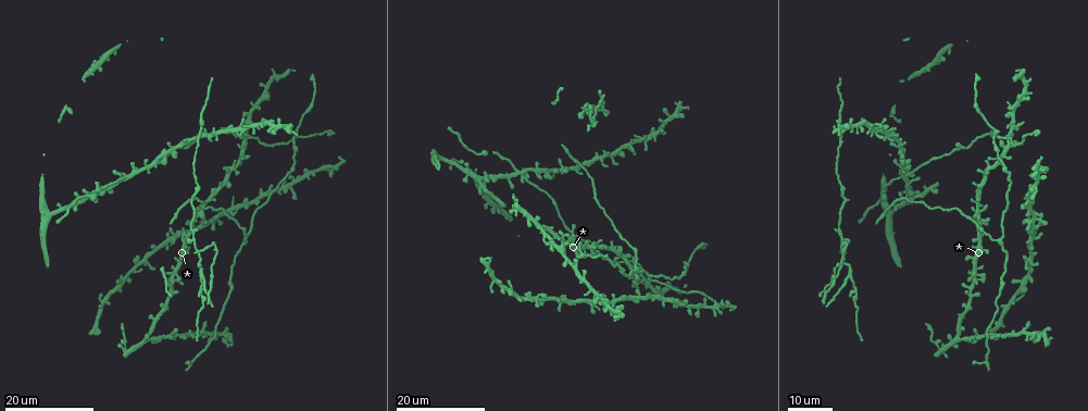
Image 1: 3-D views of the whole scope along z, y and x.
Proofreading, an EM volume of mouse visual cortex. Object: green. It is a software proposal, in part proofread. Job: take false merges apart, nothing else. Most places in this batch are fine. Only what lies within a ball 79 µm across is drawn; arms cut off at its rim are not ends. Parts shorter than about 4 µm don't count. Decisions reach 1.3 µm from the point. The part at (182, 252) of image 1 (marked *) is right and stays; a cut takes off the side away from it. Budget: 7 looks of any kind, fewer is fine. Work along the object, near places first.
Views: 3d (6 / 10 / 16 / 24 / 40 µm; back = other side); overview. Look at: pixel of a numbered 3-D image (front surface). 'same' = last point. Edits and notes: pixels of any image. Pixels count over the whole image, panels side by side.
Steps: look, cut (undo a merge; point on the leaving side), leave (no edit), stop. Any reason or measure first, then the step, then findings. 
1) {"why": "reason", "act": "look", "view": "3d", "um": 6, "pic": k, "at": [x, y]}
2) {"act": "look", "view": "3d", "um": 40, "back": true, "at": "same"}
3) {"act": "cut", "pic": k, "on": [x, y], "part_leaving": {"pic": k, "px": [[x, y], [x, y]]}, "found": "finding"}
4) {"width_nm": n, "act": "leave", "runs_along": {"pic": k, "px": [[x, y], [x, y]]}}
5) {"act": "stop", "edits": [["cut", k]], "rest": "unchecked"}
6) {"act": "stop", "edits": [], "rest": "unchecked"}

{"why": "three arms meet", "act": "look", "view": "3d", "um": 24, "pic": 1, "at": [634, 266]}

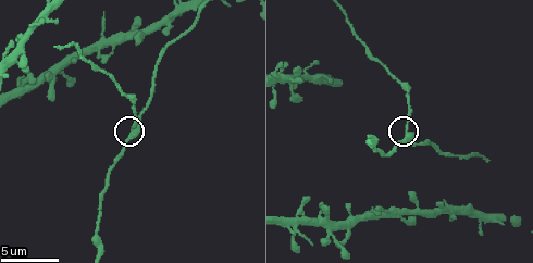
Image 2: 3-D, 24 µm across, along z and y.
{"act": "look", "view": "3d", "um": 10, "pic": 2, "at": [406, 131]}

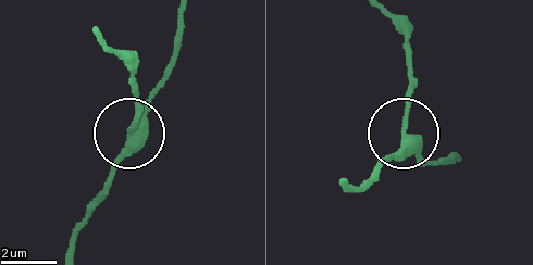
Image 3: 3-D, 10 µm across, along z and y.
{"why": "from behind", "act": "look", "view": "3d", "um": 10, "back": true, "at": "same"}

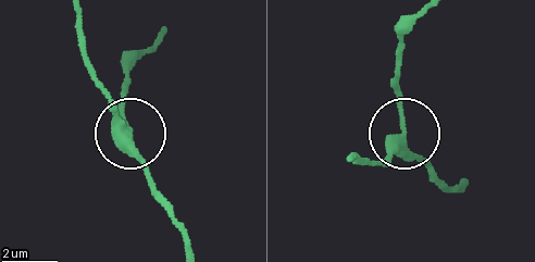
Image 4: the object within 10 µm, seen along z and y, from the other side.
{"width_nm": 300, "act": "leave", "found": "continuous, no second neuron"}

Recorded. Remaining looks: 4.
{"why": "arms part here", "act": "look", "view": "3d", "um": 16, "pic": 1, "at": [589, 110]}

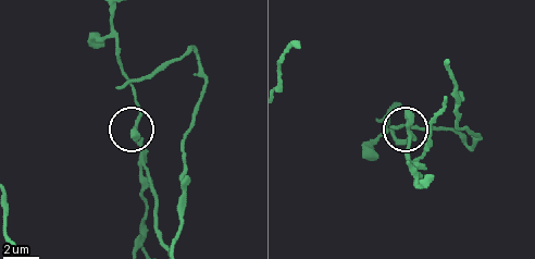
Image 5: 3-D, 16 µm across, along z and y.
{"act": "look", "view": "3d", "um": 10, "pic": 5, "at": [411, 137]}

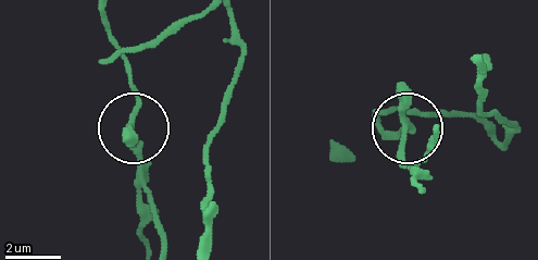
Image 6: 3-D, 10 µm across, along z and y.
{"act": "look", "view": "3d", "um": 6, "pic": 6, "at": [404, 126]}

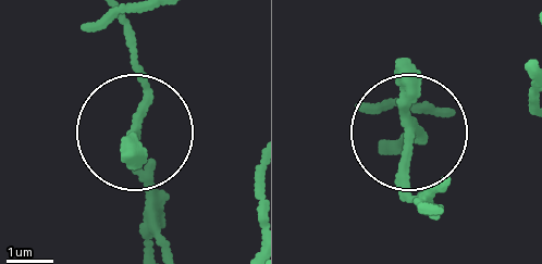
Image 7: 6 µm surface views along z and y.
{"arms": 3, "act": "leave", "found": "all the same neuron"}

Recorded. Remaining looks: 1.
{"act": "stop", "edits": [], "rest": "unchecked"}

